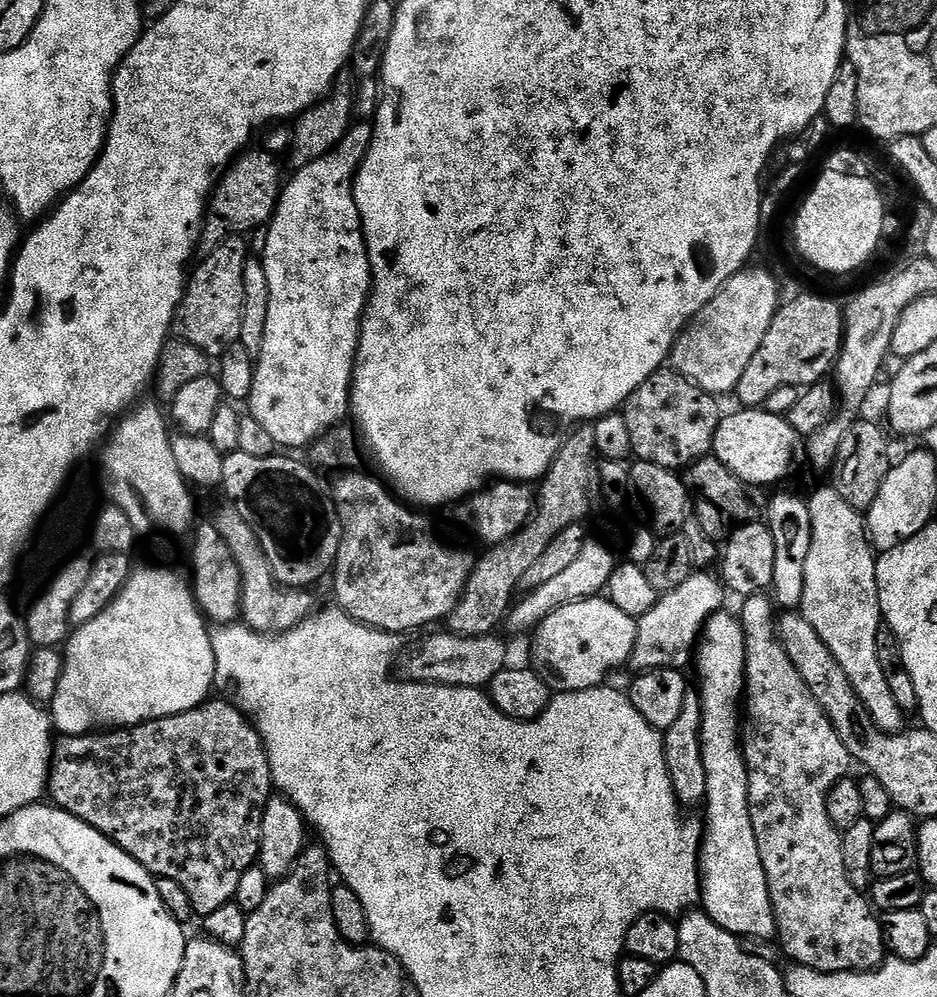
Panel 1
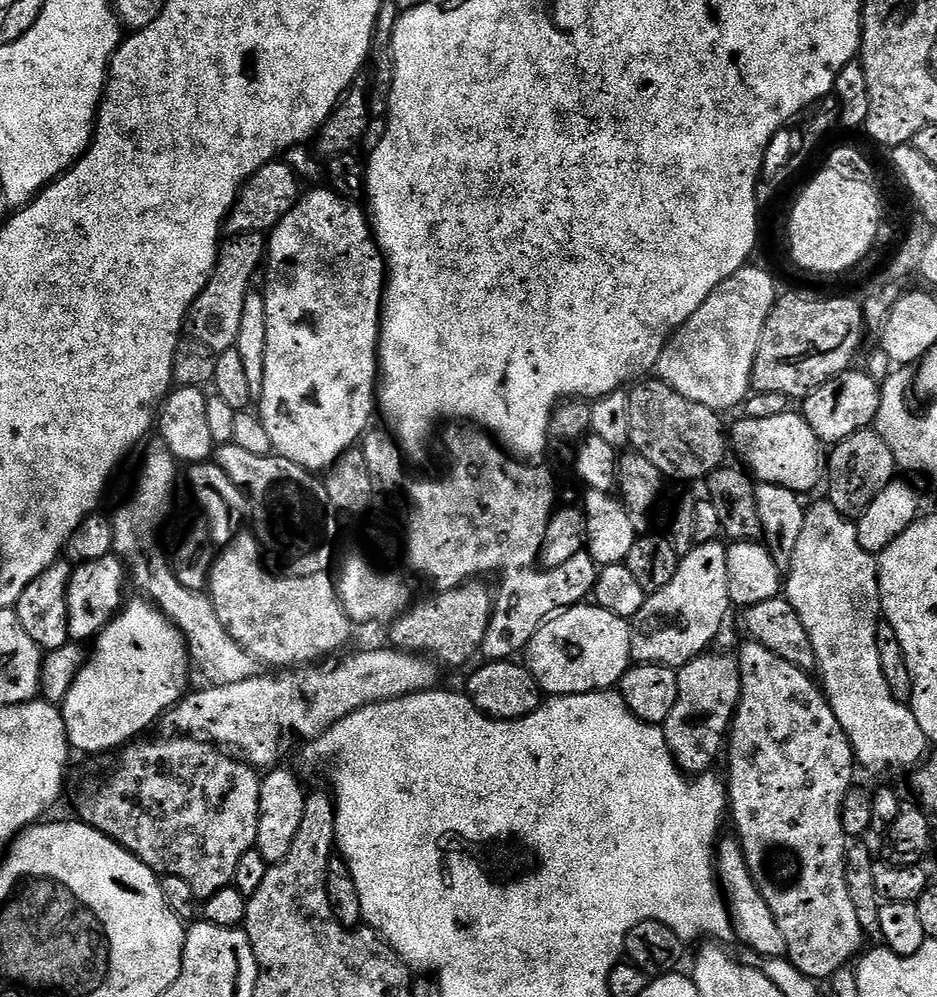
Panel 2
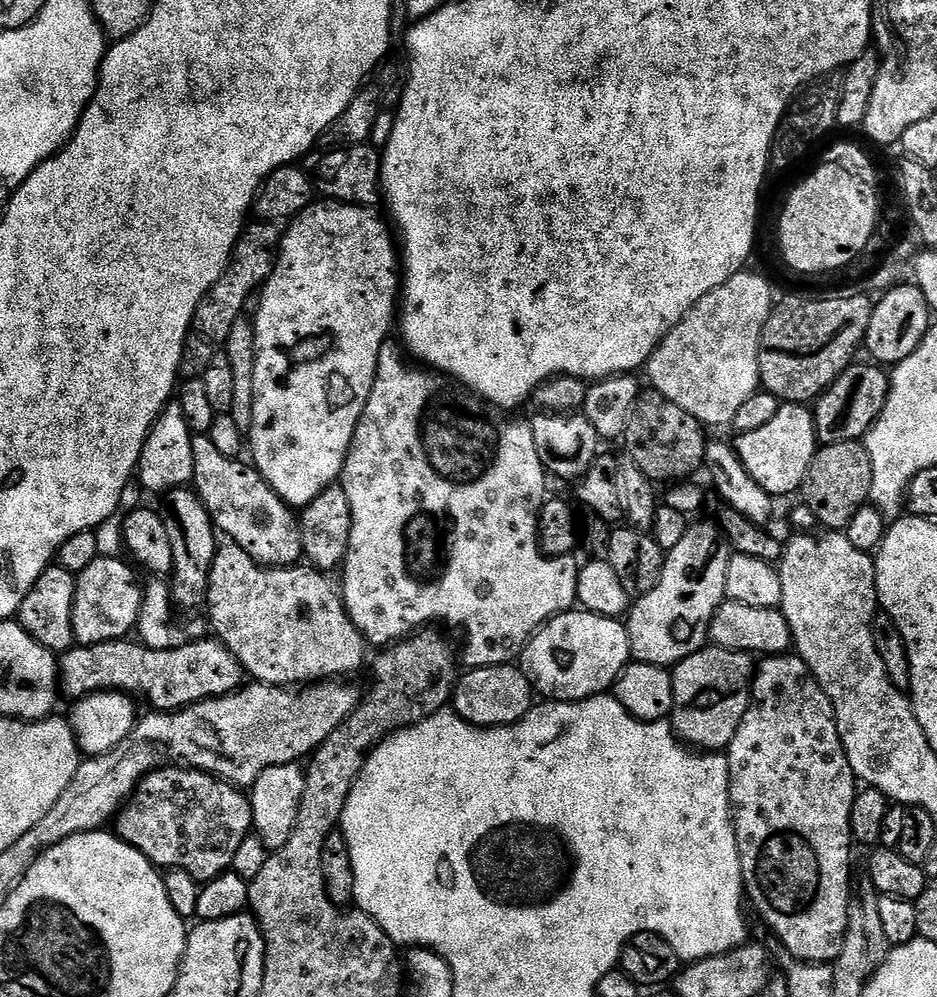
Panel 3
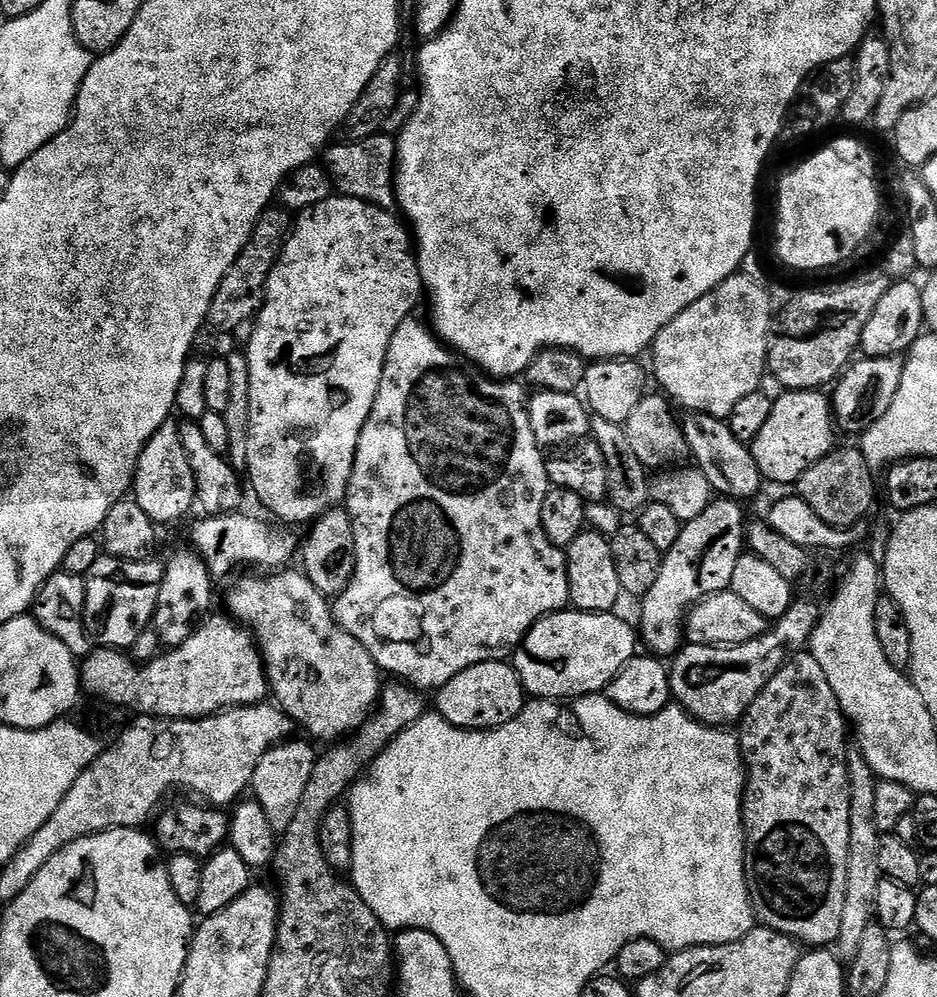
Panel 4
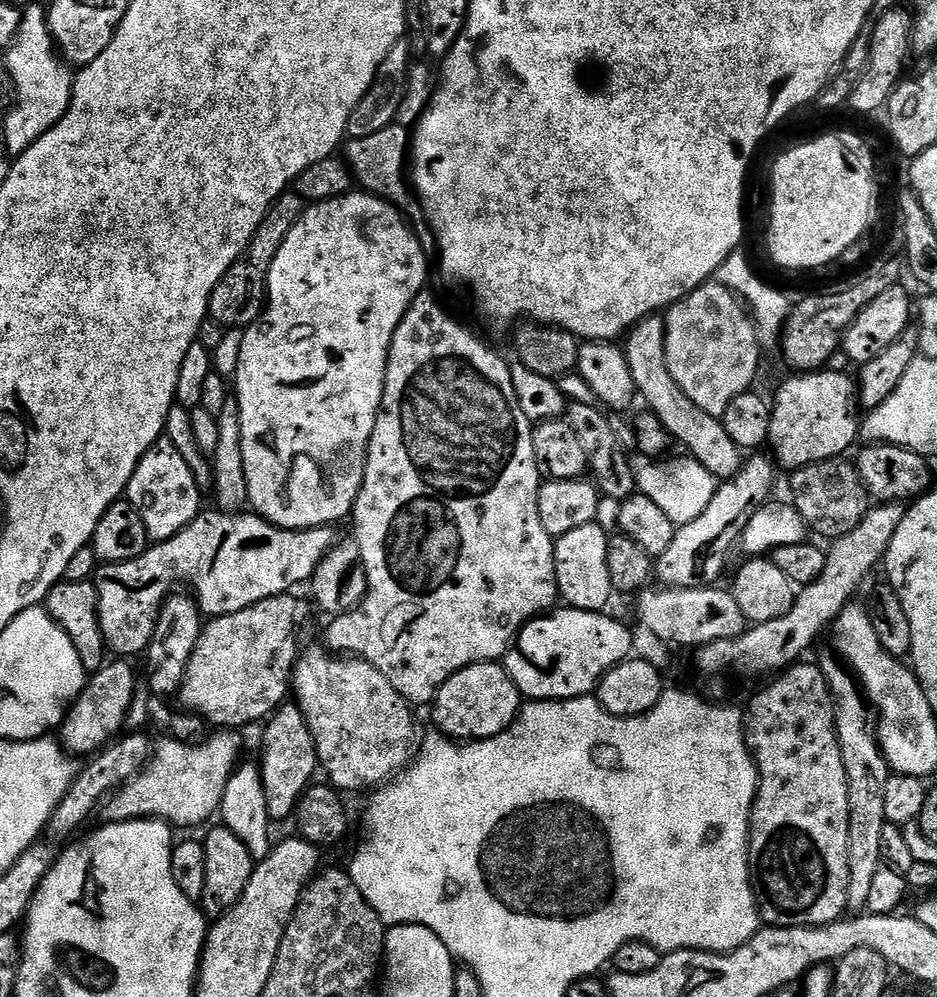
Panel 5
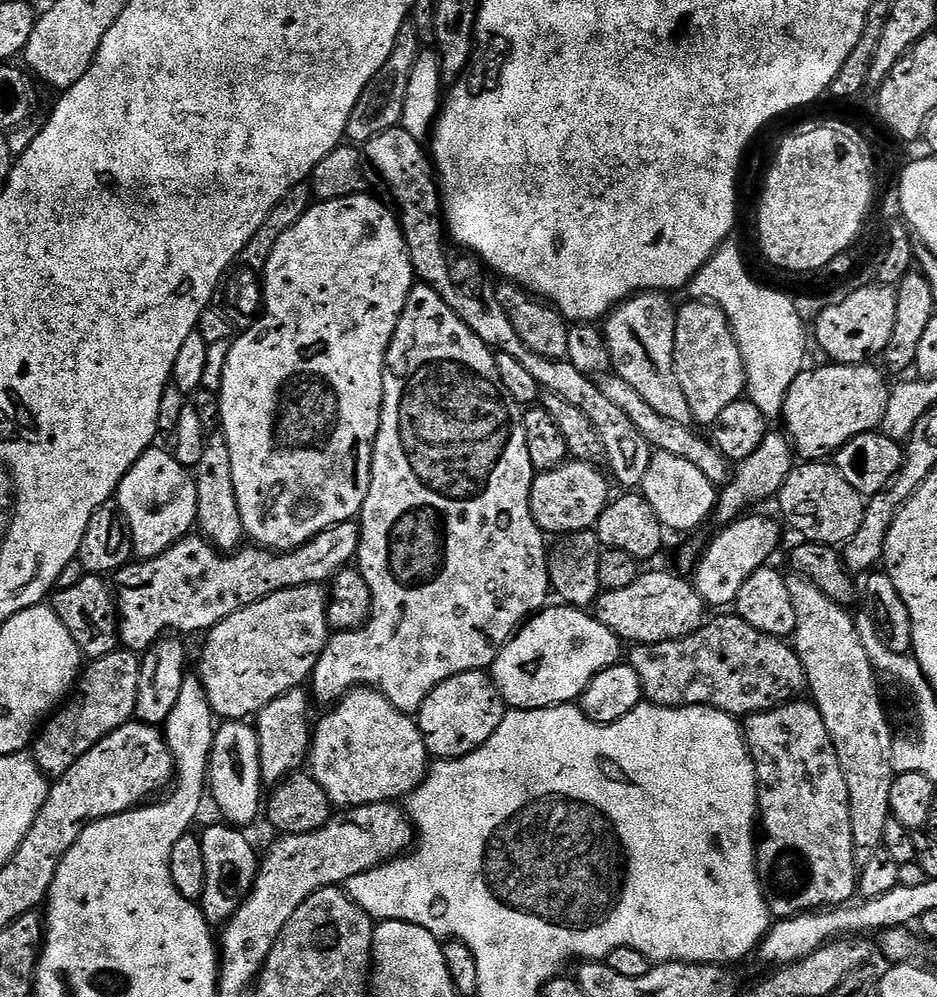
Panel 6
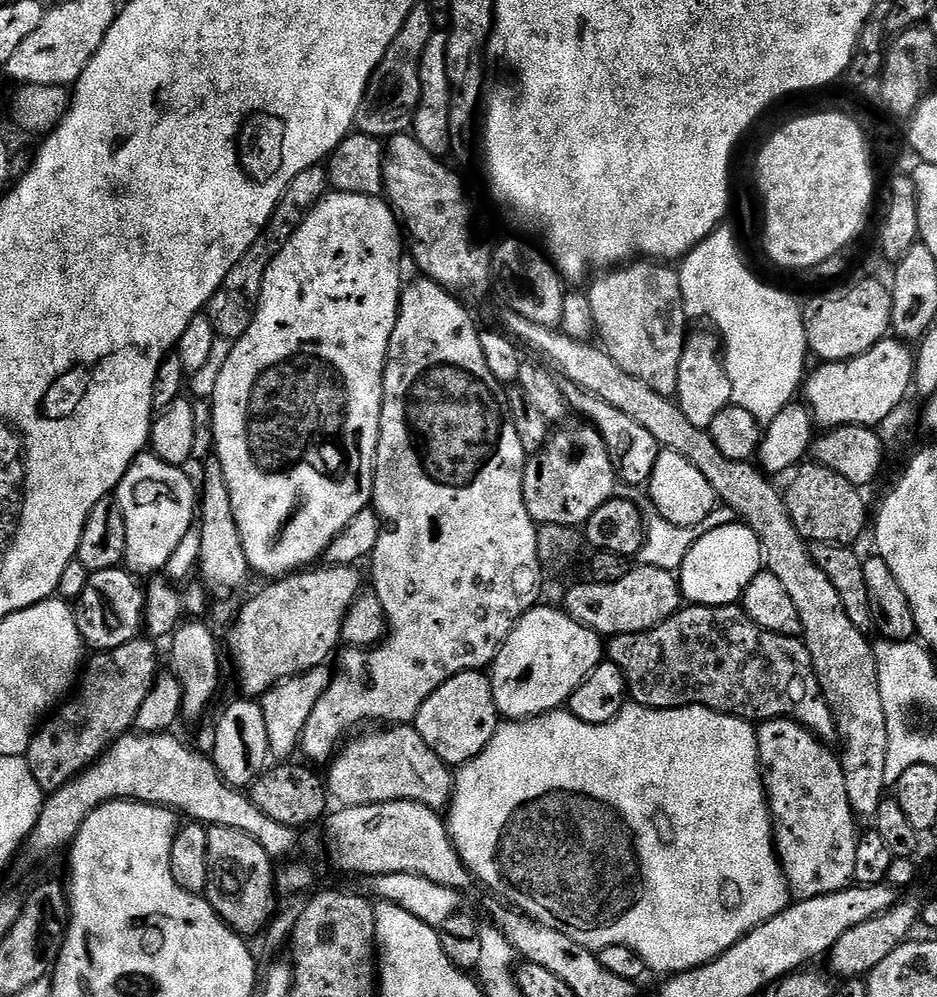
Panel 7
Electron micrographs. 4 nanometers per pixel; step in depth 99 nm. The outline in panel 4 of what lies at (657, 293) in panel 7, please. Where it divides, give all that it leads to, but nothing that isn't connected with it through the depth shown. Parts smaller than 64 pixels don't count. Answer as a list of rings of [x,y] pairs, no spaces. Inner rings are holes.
[[[689,411],[682,420],[684,438],[688,447],[687,455],[696,459],[695,467],[706,476],[706,481],[713,493],[729,500],[747,502],[751,496],[760,492],[762,477],[758,470],[758,462],[754,462],[751,447],[738,438],[730,430],[727,419],[707,416],[704,413]]]

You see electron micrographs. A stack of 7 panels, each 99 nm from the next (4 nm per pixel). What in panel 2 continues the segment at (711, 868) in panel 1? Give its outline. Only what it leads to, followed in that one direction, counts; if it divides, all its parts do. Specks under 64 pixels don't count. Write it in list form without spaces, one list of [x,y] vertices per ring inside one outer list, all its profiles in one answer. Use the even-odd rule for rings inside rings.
[[[729,838],[719,841],[714,857],[714,868],[718,873],[722,895],[728,905],[728,914],[732,917],[735,939],[748,946],[750,950],[756,950],[763,957],[787,957],[786,938],[782,938],[782,930],[778,930],[778,922],[774,922],[774,914],[770,914],[770,906],[766,906],[766,898],[762,898],[746,866],[746,858],[739,840]]]

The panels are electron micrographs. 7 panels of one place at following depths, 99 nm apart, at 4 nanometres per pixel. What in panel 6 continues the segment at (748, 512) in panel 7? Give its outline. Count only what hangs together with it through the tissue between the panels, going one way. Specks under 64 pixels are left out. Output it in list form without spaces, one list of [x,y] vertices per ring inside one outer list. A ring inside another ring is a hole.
[[[615,374],[601,375],[598,383],[602,394],[606,394],[606,398],[610,398],[610,402],[618,405],[630,417],[630,422],[634,422],[634,426],[638,426],[638,430],[642,430],[642,434],[646,434],[646,438],[656,452],[674,454],[678,458],[684,458],[687,462],[692,462],[698,470],[702,470],[702,474],[715,486],[723,486],[728,483],[730,462],[718,451],[707,435],[699,436],[694,430],[695,427],[682,422],[674,422],[671,418],[658,414],[646,402],[646,398],[642,398],[628,383],[622,382],[622,378],[618,378]],[[803,574],[789,575],[787,581],[790,594],[794,598],[794,614],[798,614],[798,622],[794,633],[794,647],[798,658],[802,662],[802,666],[806,670],[806,678],[808,679],[807,691],[810,694],[812,692],[816,708],[822,714],[822,722],[826,722],[826,730],[830,730],[830,742],[834,742],[834,750],[838,754],[838,762],[842,766],[842,774],[846,774],[846,786],[848,787],[848,797],[850,798],[850,830],[852,831],[852,841],[854,842],[854,858],[857,865],[863,866],[866,862],[870,862],[870,854],[878,851],[884,843],[886,822],[890,818],[890,786],[894,775],[892,770],[892,741],[894,733],[892,733],[892,724],[888,721],[888,712],[884,709],[884,700],[880,697],[880,684],[876,681],[878,669],[870,662],[865,648],[862,647],[862,638],[858,638],[858,630],[856,629],[853,613],[845,605],[832,600],[812,579],[807,578]]]

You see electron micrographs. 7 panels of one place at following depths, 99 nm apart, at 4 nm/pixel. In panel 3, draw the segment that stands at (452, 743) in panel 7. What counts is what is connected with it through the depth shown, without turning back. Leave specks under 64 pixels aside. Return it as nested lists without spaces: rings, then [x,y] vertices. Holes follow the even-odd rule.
[[[515,663],[468,668],[465,673],[456,681],[450,708],[468,724],[475,724],[478,728],[501,728],[518,722],[534,706],[532,683],[523,667]]]

